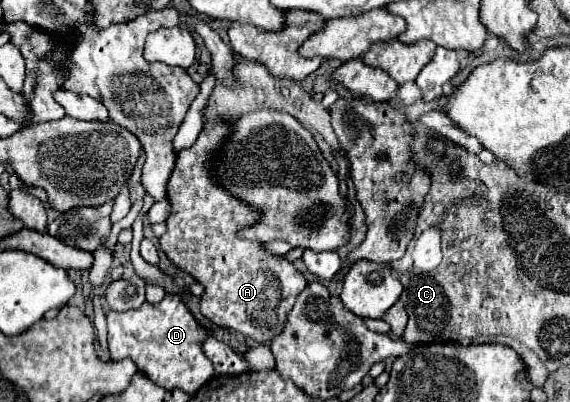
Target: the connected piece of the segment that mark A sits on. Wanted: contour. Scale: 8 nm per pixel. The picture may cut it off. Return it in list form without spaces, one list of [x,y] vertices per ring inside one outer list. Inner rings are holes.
[[[211,121],[195,145],[177,155],[175,169],[167,183],[167,201],[171,203],[171,215],[167,219],[169,231],[159,239],[159,245],[171,263],[193,275],[205,287],[201,313],[213,325],[239,331],[265,345],[283,331],[287,311],[291,311],[299,291],[307,287],[307,281],[289,261],[281,259],[281,255],[265,253],[261,251],[261,243],[237,237],[237,231],[253,225],[259,215],[253,207],[211,181],[207,165],[227,133],[227,121]]]

